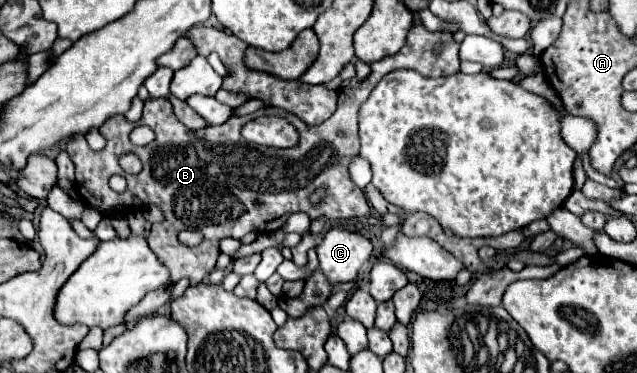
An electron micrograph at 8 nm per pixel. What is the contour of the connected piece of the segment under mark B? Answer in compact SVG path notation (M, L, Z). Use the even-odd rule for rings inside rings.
M422 24L412 26L408 32L408 40L404 44L404 48L392 56L382 58L380 62L370 64L372 72L366 80L356 80L352 78L348 86L344 86L340 90L338 96L338 110L320 126L306 126L300 118L294 118L292 114L288 116L288 122L298 130L300 134L300 142L292 148L270 148L270 146L258 146L258 144L250 144L244 140L244 136L240 134L242 126L248 120L254 120L258 116L266 116L266 114L284 114L284 110L272 108L272 106L264 106L260 110L256 110L250 116L232 116L228 118L222 126L216 126L216 142L208 140L206 130L198 130L192 132L188 130L172 112L172 106L168 102L168 98L150 98L144 102L144 114L138 122L130 122L124 116L114 116L110 118L110 122L104 122L100 128L100 134L106 138L106 146L100 152L90 150L90 146L86 144L86 138L72 138L68 142L68 154L76 166L76 192L82 198L82 202L94 210L98 210L102 216L114 216L114 214L126 214L132 210L144 210L146 206L158 206L164 214L164 222L156 222L152 224L150 230L150 248L154 254L158 254L158 260L170 270L170 282L176 284L182 278L190 280L190 286L196 286L200 282L204 282L204 278L212 272L216 258L220 254L220 240L222 238L242 238L248 232L258 232L258 234L272 234L276 230L280 230L286 222L286 218L294 212L306 212L312 220L326 216L326 218L354 218L354 216L368 216L370 208L368 208L368 200L364 196L364 190L358 188L348 172L348 164L352 162L352 156L358 156L360 150L360 138L358 138L358 110L360 106L366 102L366 98L370 96L370 92L374 90L374 86L380 82L380 78L392 70L398 68L414 68L416 72L424 74L426 78L438 78L438 76L452 76L458 72L458 44L452 42L452 34L436 34L436 32L428 32ZM436 42L446 42L446 48L442 54L434 54L434 44ZM134 126L148 126L154 130L156 140L150 142L148 146L134 146L128 140L128 134ZM122 154L136 154L142 160L144 170L140 174L126 174L118 160ZM112 174L122 174L128 182L126 192L118 194L108 186L108 178ZM324 188L324 196L318 204L312 204L310 198L312 194ZM180 230L200 230L204 232L204 242L196 248L188 248L184 244L178 242L178 232Z

